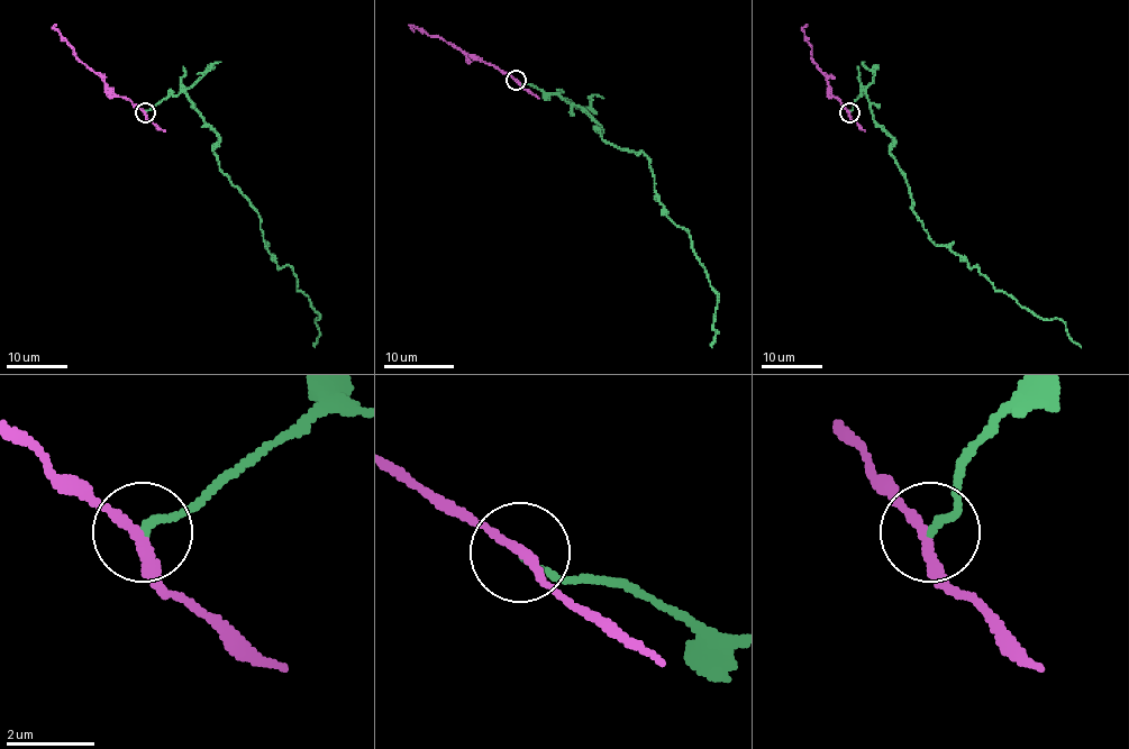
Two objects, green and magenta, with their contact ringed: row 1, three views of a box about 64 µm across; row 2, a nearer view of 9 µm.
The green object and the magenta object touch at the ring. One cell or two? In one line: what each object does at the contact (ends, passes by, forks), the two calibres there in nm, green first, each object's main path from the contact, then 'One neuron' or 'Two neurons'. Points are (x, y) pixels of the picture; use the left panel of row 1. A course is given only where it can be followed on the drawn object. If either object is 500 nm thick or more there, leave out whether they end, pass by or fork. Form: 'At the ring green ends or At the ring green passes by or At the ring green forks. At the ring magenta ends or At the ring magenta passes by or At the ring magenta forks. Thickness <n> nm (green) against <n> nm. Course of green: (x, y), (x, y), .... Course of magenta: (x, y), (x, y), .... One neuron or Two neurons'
At the ring green ends. At the ring magenta passes by. Thickness 140 nm (green) against 220 nm. Course of green: (145, 111), (184, 92), (218, 136), (219, 169), (260, 219), (276, 264), (289, 265), (319, 314), (315, 347). Course of magenta: (145, 111), (115, 93), (78, 57), (56, 24). Two neurons

